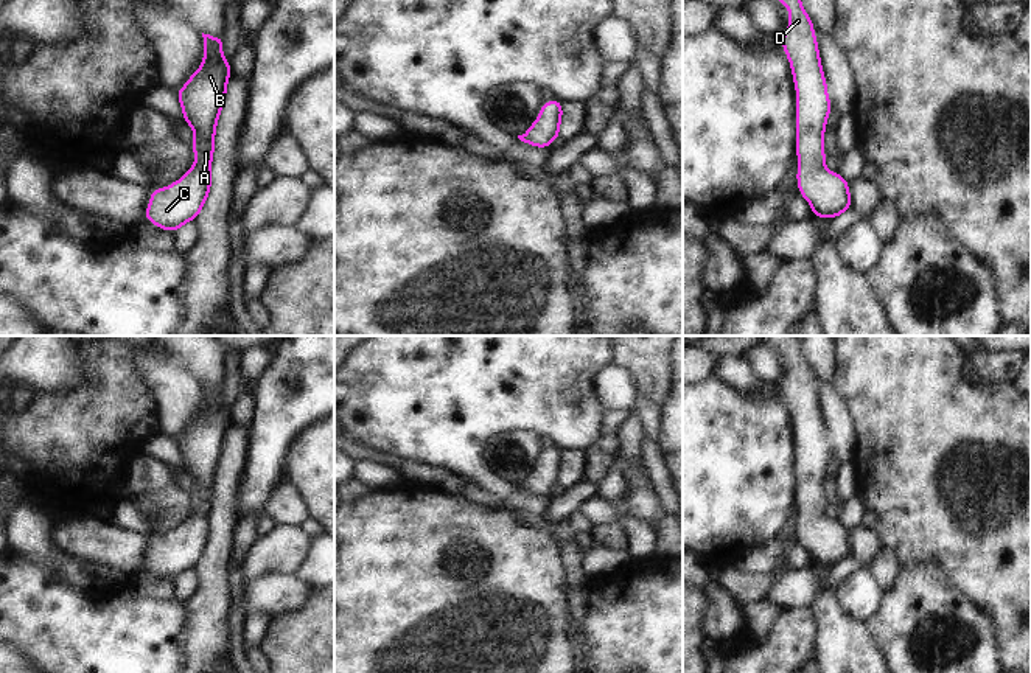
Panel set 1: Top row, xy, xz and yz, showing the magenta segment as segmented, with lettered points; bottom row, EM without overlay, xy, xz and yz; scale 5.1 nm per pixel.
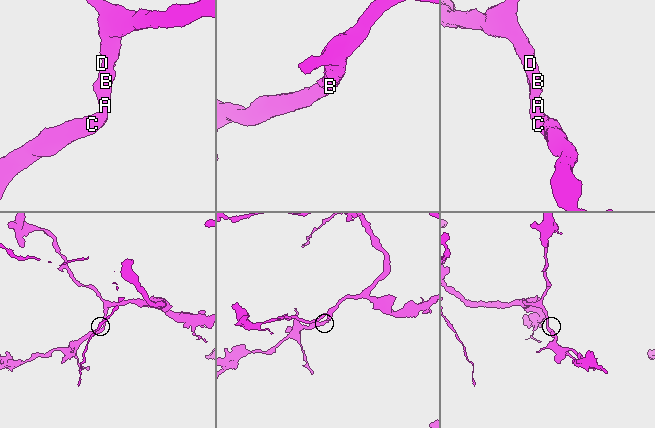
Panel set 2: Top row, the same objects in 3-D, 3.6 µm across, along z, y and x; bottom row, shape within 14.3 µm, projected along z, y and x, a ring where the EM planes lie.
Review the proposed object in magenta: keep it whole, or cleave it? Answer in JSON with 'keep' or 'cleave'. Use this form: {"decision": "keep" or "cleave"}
{"decision": "keep"}

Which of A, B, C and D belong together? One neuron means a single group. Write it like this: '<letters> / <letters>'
A B C D

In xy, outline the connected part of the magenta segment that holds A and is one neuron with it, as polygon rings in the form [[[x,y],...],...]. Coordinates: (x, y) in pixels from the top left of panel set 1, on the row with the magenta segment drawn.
[[[202,33],[202,37],[204,59],[199,68],[185,81],[182,89],[174,92],[182,109],[183,123],[194,132],[191,140],[194,163],[180,179],[168,187],[151,188],[151,197],[143,219],[151,221],[157,228],[171,233],[176,233],[187,222],[194,222],[211,193],[211,163],[215,157],[216,127],[227,98],[227,84],[232,76],[230,61],[222,54],[224,36],[213,37]]]

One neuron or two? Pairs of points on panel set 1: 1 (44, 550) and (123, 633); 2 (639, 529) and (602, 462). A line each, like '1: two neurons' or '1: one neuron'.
1: two neurons
2: one neuron

